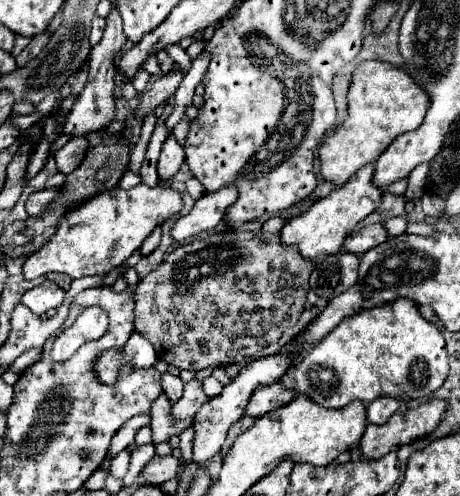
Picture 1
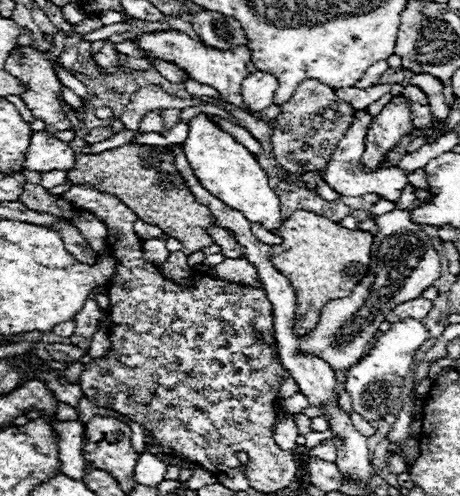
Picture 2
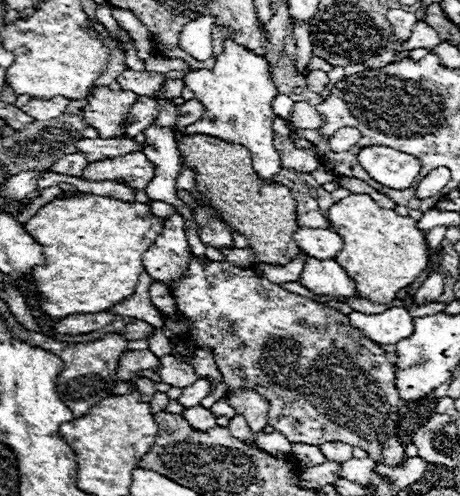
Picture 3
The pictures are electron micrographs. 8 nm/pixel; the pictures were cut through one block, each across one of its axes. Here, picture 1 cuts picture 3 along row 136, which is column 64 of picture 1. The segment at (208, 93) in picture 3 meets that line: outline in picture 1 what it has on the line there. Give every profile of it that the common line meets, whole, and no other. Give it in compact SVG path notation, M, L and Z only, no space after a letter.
M138 184L130 190L114 188L102 192L60 220L58 232L52 240L26 258L24 278L34 280L38 276L46 276L48 272L62 272L72 278L104 276L128 260L152 234L152 230L178 214L182 206L182 194L162 184L154 188Z

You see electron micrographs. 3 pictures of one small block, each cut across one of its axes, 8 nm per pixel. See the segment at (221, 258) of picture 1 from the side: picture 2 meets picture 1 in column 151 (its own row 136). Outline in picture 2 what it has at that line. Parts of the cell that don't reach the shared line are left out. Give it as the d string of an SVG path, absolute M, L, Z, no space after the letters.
M304 80L304 84L298 84L292 100L280 106L280 114L276 116L276 126L272 128L272 152L276 162L292 174L312 170L322 174L334 146L352 122L352 112L354 108L340 100L332 88L318 80Z

